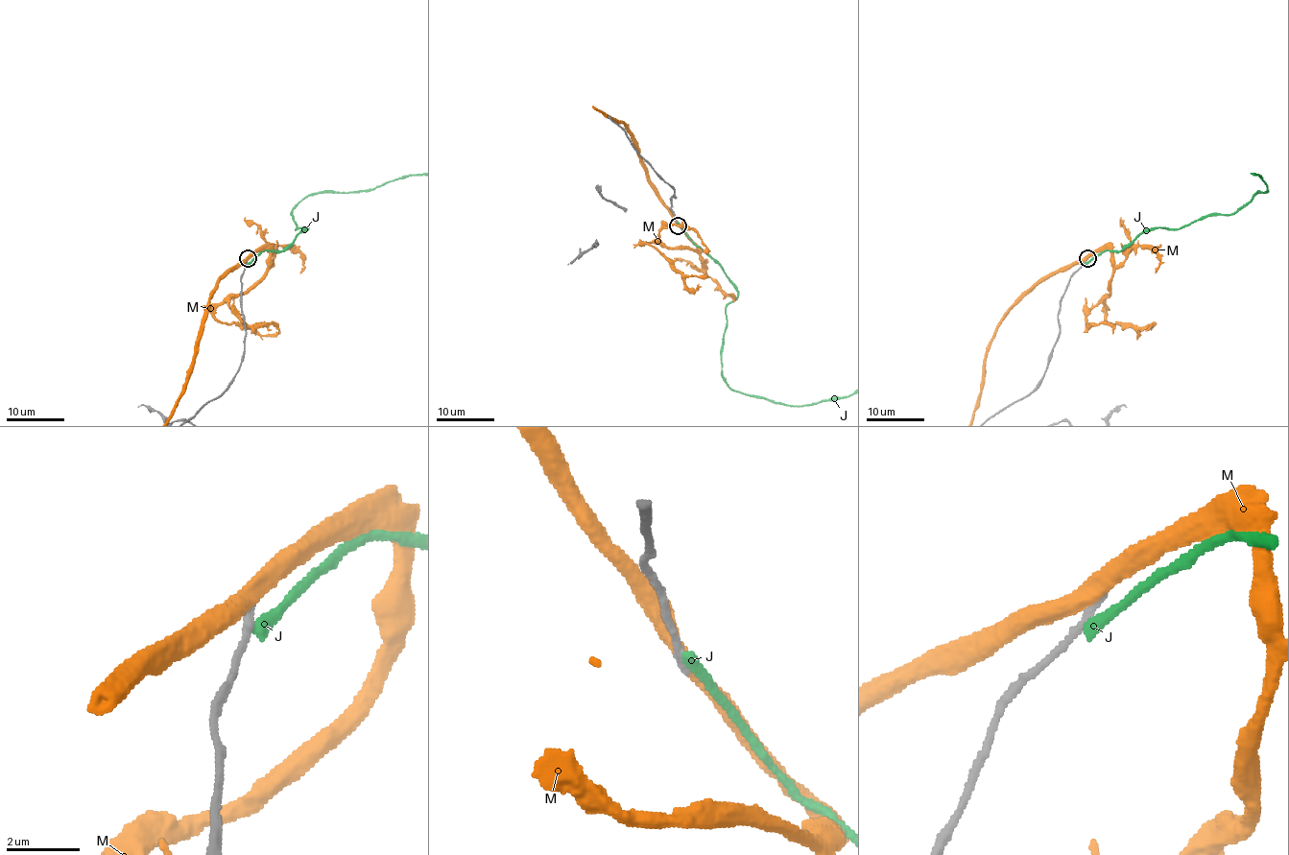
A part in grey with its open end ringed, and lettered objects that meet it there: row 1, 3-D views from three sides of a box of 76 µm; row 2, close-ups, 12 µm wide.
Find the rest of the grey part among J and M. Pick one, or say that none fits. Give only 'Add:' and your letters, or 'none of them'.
Add: none of them

